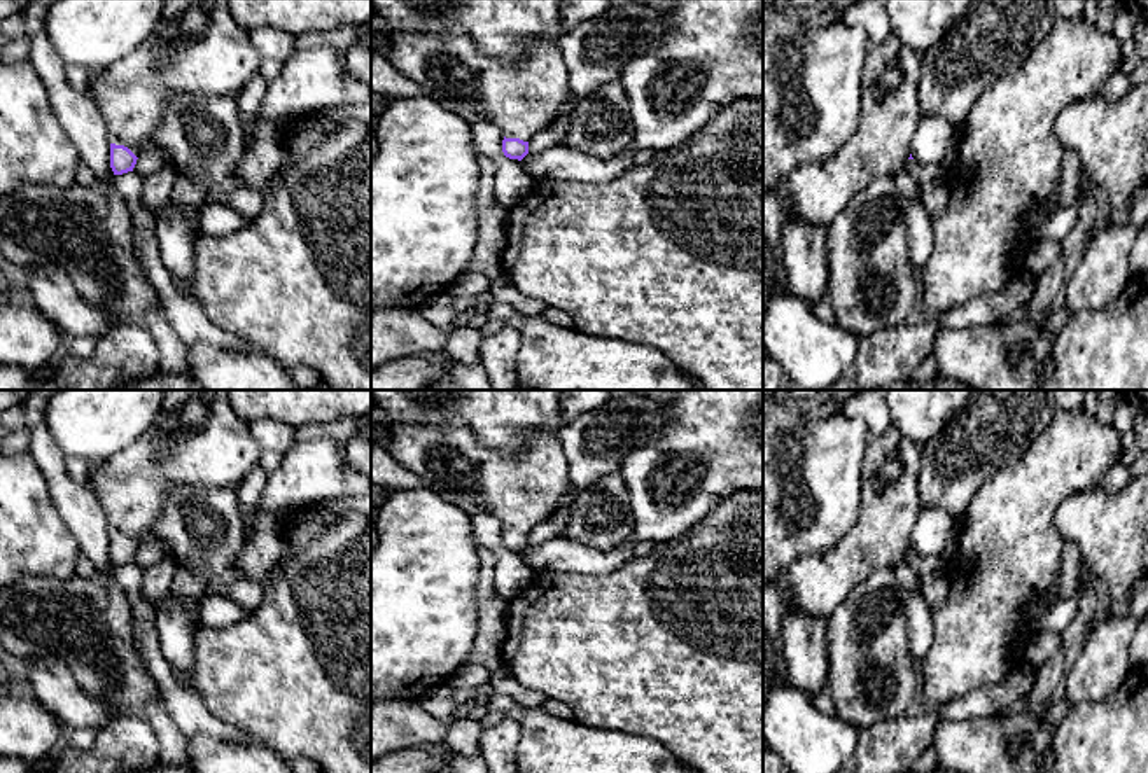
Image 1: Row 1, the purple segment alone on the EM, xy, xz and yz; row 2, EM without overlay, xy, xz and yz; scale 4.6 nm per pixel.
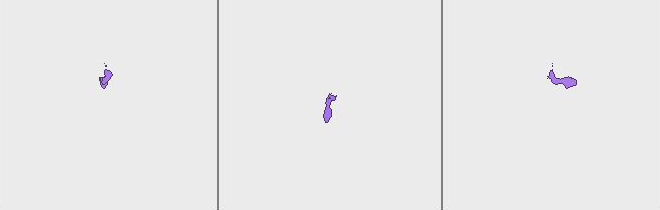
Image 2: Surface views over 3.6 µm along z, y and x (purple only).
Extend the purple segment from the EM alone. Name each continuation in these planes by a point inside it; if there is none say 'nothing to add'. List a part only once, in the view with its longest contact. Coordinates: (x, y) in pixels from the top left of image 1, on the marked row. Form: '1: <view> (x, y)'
1: xy (196, 49)

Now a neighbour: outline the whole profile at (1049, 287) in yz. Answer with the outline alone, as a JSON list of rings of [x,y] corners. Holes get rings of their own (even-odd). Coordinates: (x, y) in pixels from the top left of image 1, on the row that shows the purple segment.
[[[1060,259],[1036,276],[1032,296],[1022,308],[1024,317],[1031,320],[1046,317],[1060,303],[1066,285],[1066,266]]]

